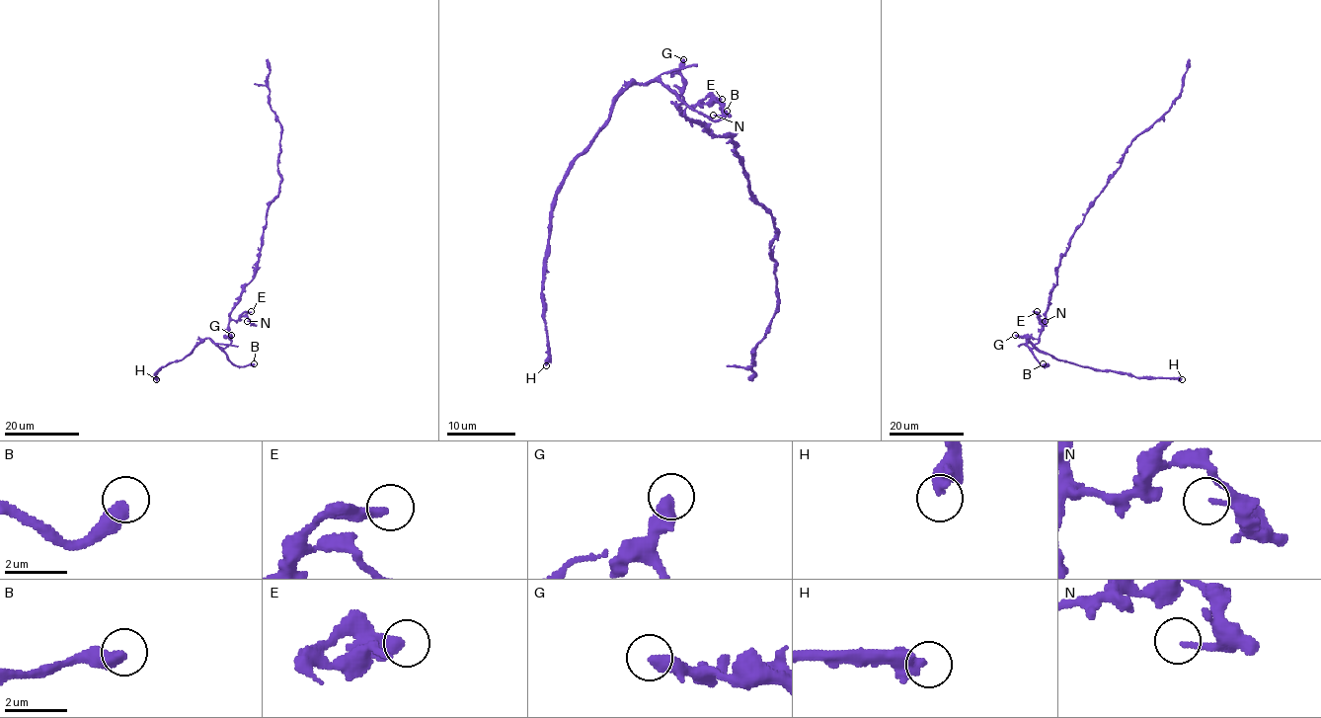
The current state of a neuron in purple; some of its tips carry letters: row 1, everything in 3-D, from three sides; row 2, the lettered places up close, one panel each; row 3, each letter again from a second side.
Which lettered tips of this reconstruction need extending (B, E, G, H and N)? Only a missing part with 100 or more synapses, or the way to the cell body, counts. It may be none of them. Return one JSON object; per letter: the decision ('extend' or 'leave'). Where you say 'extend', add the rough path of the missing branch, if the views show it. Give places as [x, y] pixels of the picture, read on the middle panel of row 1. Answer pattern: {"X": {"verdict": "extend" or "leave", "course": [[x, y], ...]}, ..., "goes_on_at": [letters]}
{"B": {"verdict": "extend"}, "E": {"verdict": "leave"}, "G": {"verdict": "leave"}, "H": {"verdict": "extend"}, "N": {"verdict": "leave"}, "goes_on_at": ["B", "H"]}

